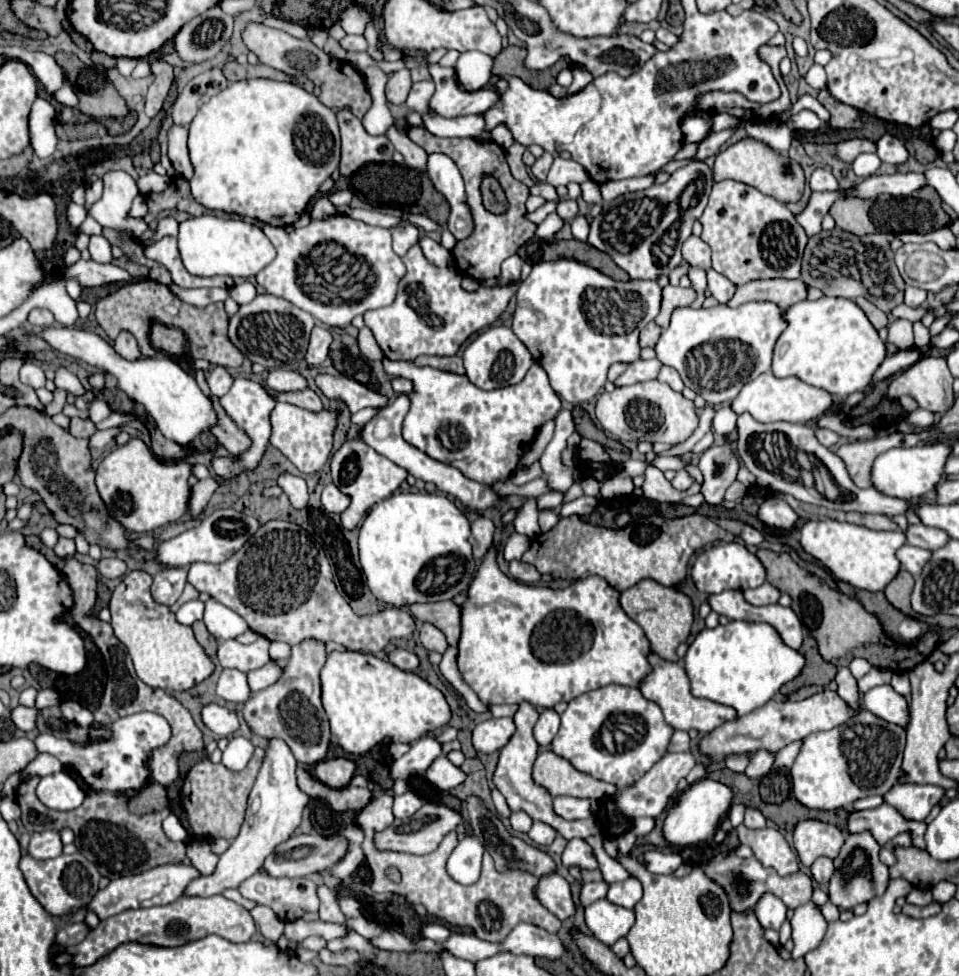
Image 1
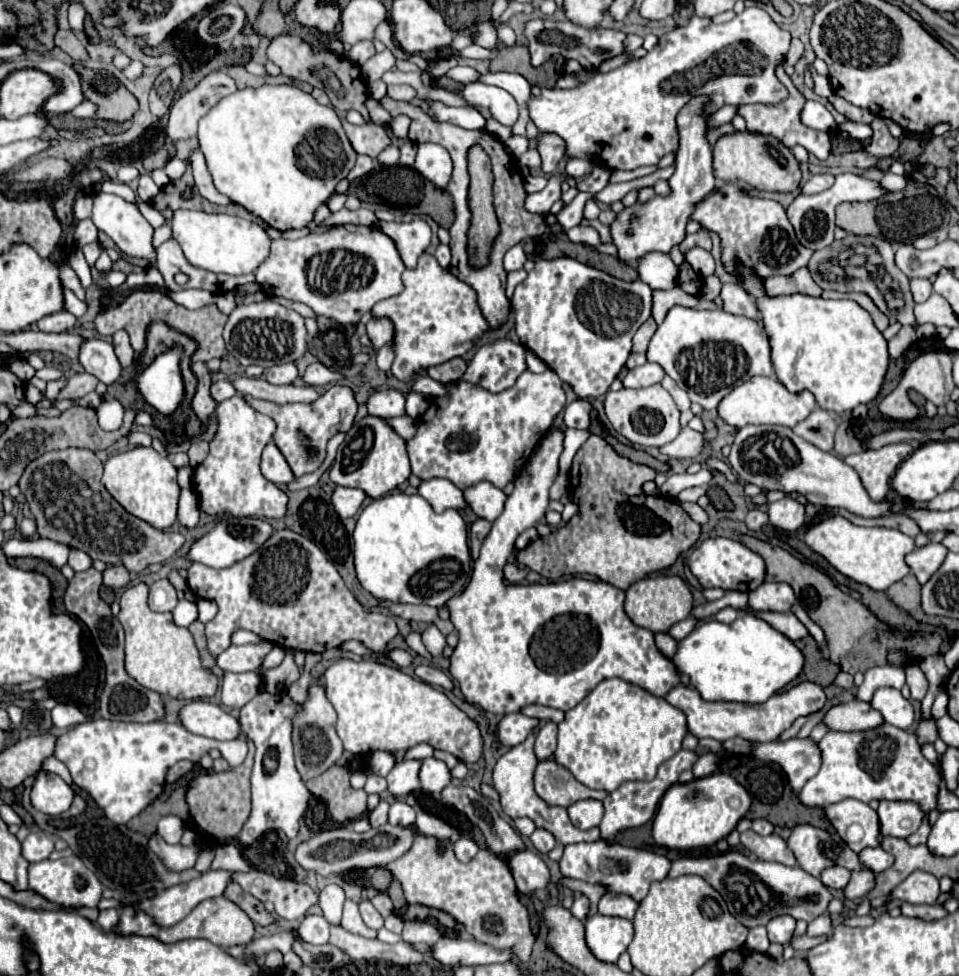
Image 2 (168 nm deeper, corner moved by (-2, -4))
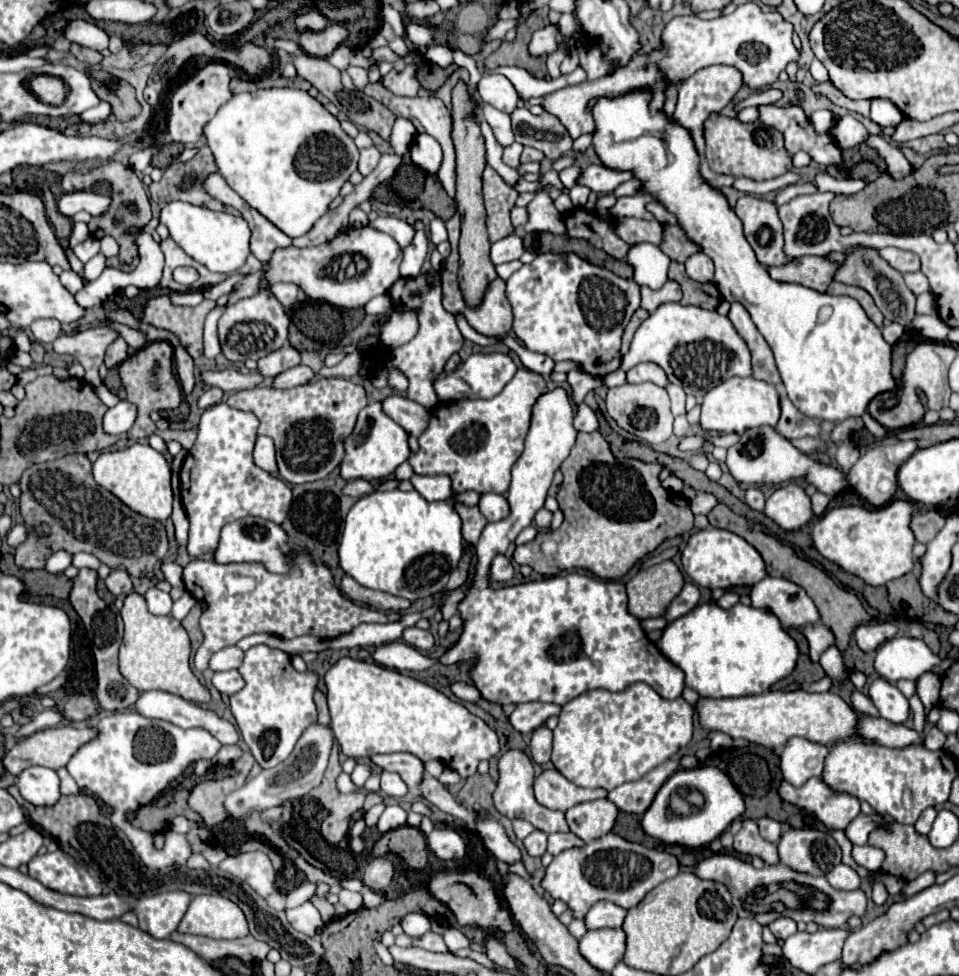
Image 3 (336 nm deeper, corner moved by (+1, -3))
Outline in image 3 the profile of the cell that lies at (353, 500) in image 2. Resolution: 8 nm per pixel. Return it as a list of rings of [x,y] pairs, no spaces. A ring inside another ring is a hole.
[[[354,479],[354,481],[350,481],[350,483],[344,487],[344,493],[350,495],[350,497],[354,497],[354,499],[358,499],[358,497],[362,497],[362,495],[368,495],[368,493],[372,493],[372,491],[374,491],[374,483],[364,481],[364,479]]]

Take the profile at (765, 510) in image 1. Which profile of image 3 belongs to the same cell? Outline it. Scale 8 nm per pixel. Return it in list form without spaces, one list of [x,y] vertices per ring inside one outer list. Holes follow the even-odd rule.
[[[786,483],[778,487],[766,499],[764,513],[786,531],[800,529],[814,519],[810,497],[806,495],[806,489],[796,483]]]

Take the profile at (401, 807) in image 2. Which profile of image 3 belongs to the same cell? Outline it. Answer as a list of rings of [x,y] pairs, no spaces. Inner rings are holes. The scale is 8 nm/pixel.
[[[388,805],[376,825],[376,829],[380,833],[386,833],[386,831],[392,831],[392,829],[398,829],[406,825],[406,811],[400,807],[400,805]]]

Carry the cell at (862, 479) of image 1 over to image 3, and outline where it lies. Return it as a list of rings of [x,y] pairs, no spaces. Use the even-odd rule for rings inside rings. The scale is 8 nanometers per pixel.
[[[898,441],[866,451],[850,469],[848,483],[874,507],[888,503],[896,489],[898,467],[918,449],[918,441]]]

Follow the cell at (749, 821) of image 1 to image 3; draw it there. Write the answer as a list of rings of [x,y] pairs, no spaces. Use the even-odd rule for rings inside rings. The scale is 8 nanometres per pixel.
[[[762,817],[756,821],[758,827],[760,827],[760,835],[766,839],[766,841],[772,841],[772,843],[778,843],[780,841],[780,823],[774,821],[774,819],[768,819],[768,817]]]

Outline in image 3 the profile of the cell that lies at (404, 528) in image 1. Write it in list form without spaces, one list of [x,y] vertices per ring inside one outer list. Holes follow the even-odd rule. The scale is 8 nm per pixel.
[[[374,491],[360,497],[354,507],[348,511],[344,533],[338,545],[340,567],[346,575],[354,577],[360,585],[368,589],[386,591],[408,601],[428,599],[438,595],[450,577],[450,571],[458,565],[464,549],[460,533],[460,517],[452,505],[446,501],[426,501],[418,491]]]

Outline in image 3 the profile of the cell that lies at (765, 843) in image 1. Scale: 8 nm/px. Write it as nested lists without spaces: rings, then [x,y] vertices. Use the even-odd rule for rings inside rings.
[[[746,819],[742,829],[734,835],[734,849],[742,855],[752,855],[764,859],[768,865],[778,863],[778,849],[774,843],[766,841],[758,833],[758,825],[752,819]]]

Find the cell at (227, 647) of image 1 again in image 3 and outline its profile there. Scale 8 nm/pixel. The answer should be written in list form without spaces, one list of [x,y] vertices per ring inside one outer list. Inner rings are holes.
[[[226,647],[220,649],[212,655],[210,659],[210,669],[212,671],[230,671],[230,669],[238,669],[240,661],[244,659],[244,651],[238,647]]]

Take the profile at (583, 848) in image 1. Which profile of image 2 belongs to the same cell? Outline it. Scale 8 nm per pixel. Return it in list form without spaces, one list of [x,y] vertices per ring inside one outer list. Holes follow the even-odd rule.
[[[599,840],[599,842],[591,842],[591,844],[585,844],[585,842],[569,844],[563,852],[563,858],[559,860],[559,868],[561,868],[561,874],[567,878],[585,880],[585,882],[601,882],[611,892],[627,894],[639,902],[647,896],[651,882],[667,878],[671,862],[665,856],[659,856],[649,850],[627,848],[627,846],[619,846],[619,844],[609,846],[605,840]]]

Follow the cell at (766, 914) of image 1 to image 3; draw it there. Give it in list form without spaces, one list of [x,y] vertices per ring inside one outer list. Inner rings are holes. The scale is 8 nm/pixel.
[[[780,917],[780,919],[772,921],[772,925],[768,925],[768,927],[776,935],[776,939],[782,939],[782,941],[796,933],[796,921],[792,921],[788,917]]]

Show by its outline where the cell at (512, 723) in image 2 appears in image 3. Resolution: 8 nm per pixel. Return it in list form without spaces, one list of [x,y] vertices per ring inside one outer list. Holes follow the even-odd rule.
[[[520,703],[510,715],[510,723],[520,733],[530,733],[546,723],[548,717],[560,713],[560,705],[556,703]]]

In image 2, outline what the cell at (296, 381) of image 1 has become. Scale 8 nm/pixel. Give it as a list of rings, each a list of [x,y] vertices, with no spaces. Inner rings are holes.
[[[281,364],[281,366],[271,366],[267,372],[265,372],[265,380],[275,384],[275,386],[281,386],[281,384],[293,384],[297,380],[297,368],[295,364]]]

